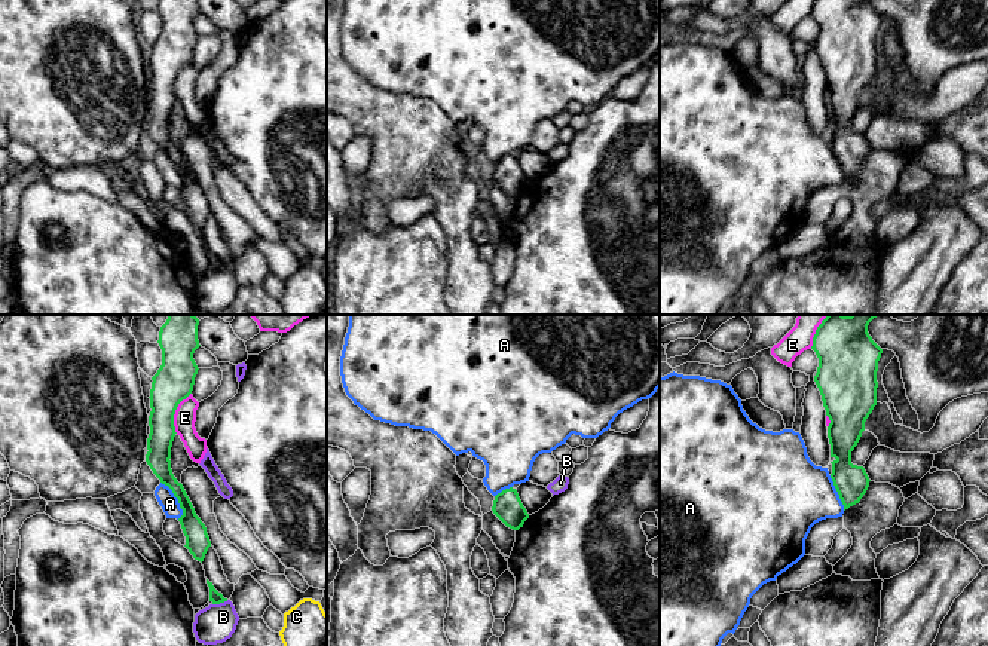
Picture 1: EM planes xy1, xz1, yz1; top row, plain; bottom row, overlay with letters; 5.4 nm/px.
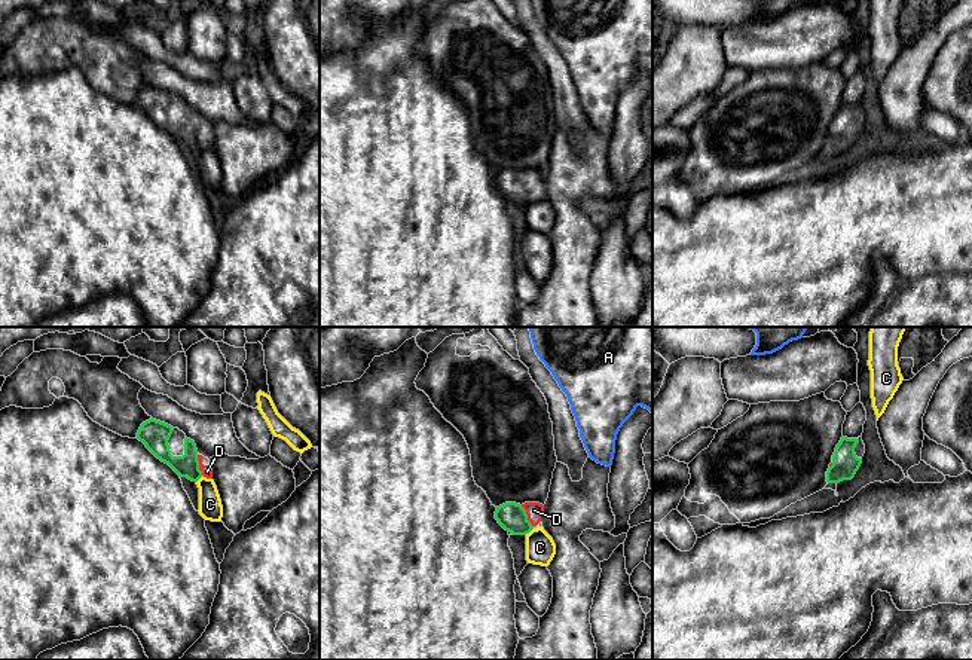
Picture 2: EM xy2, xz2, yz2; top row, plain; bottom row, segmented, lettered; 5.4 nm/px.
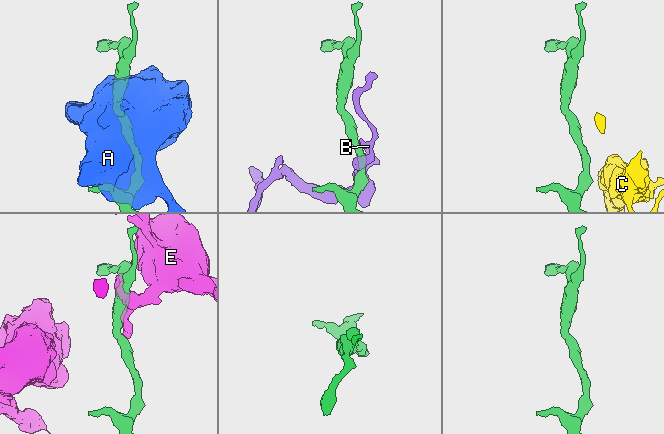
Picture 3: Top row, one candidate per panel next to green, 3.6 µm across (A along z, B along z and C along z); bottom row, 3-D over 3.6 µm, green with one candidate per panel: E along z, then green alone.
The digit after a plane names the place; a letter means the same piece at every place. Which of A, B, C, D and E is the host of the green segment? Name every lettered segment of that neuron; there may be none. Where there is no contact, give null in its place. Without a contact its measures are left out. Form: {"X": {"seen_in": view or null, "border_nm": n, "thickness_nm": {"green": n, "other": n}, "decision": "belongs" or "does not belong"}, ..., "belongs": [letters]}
{"A": {"seen_in": "xy1", "border_nm": 220, "thickness_nm": {"green": 130, "other": 100}, "decision": "does not belong"}, "B": {"seen_in": "xy1", "border_nm": 90, "thickness_nm": {"green": 70, "other": 200}, "decision": "does not belong"}, "C": {"seen_in": "xz2", "border_nm": 60, "thickness_nm": {"green": 150, "other": 160}, "decision": "does not belong"}, "D": {"seen_in": "xz2", "border_nm": 140, "thickness_nm": {"green": 150, "other": 90}, "decision": "belongs"}, "E": {"seen_in": "xy1", "border_nm": 240, "thickness_nm": {"green": 220, "other": 120}, "decision": "does not belong"}, "belongs": ["D"]}

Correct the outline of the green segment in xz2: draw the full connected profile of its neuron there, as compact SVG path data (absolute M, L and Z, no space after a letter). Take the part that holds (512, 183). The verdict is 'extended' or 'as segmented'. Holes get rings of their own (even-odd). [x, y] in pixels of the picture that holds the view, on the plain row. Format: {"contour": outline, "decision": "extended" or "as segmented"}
{"contour": "M505 169L496 174L495 186L498 190L513 202L529 201L540 189L544 172L540 169Z", "decision": "extended"}

